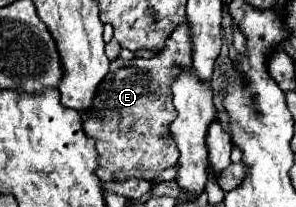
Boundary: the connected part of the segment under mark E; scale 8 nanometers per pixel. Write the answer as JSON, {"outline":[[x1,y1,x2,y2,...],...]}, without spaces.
{"outline":[[187,22,179,24,179,28,171,32,167,44,153,58,117,58,111,62,109,74,101,82,93,106,85,114,83,122,85,134,97,142,99,162,95,174,101,182,123,182,129,178,153,180,161,170,177,164,179,150,169,132,169,124,175,120,171,84,187,66,191,66]]}

